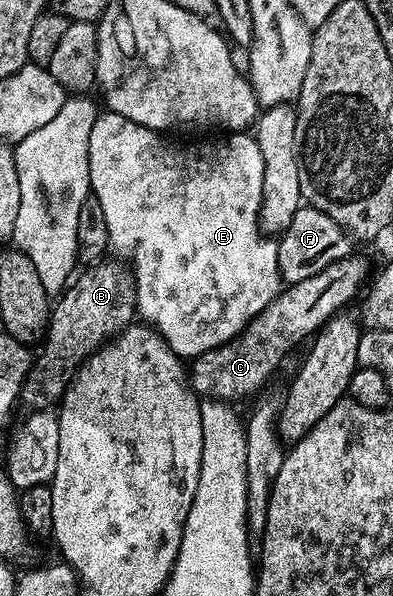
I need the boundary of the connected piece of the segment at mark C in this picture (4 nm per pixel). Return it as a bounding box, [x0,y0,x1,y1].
[187,252,368,403]

